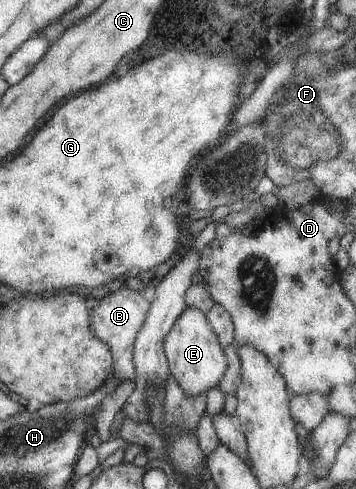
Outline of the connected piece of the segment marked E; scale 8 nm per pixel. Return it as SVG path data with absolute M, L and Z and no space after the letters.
M187 307L178 317L172 330L165 336L164 350L169 362L169 374L186 391L187 397L205 393L219 385L224 371L227 371L228 361L219 343L219 335L215 333L203 311L197 308Z

